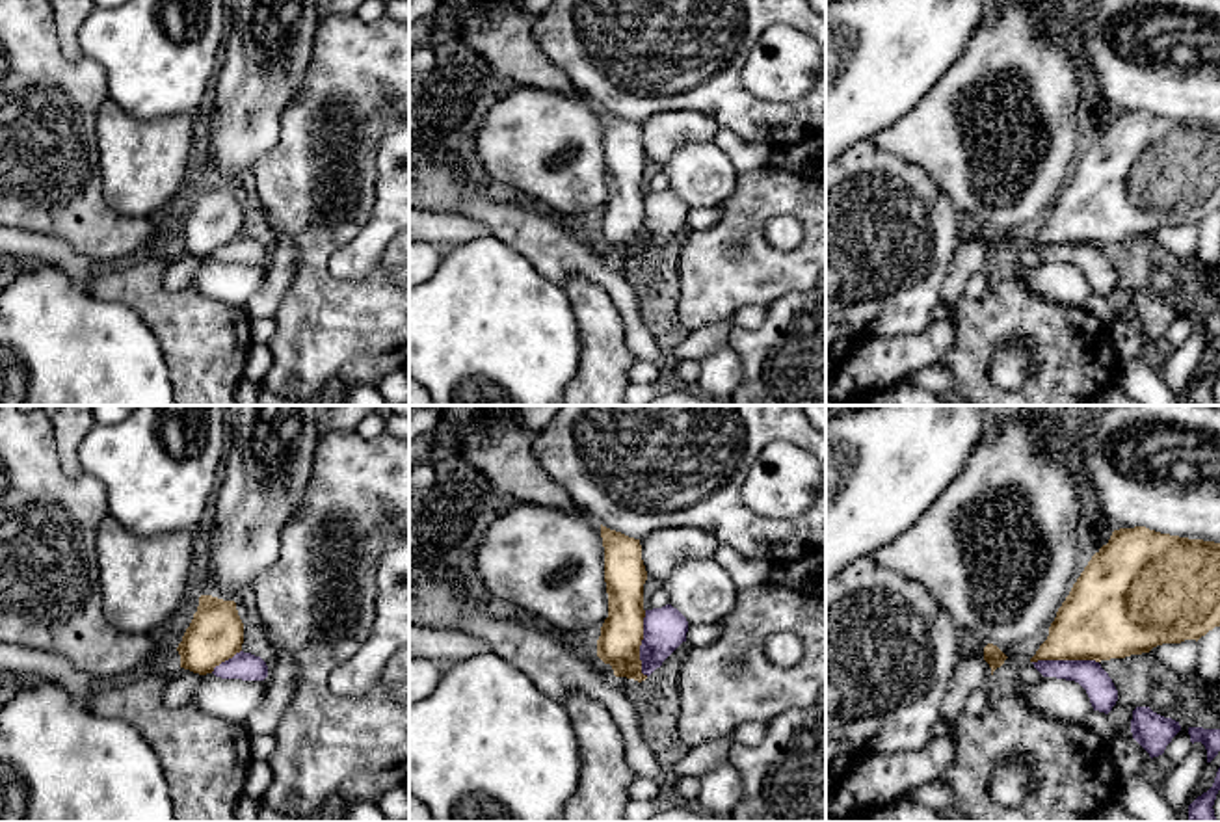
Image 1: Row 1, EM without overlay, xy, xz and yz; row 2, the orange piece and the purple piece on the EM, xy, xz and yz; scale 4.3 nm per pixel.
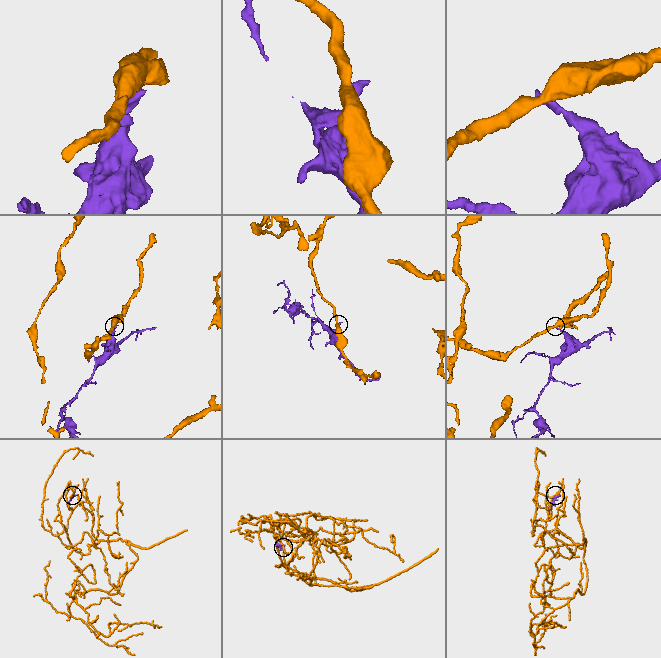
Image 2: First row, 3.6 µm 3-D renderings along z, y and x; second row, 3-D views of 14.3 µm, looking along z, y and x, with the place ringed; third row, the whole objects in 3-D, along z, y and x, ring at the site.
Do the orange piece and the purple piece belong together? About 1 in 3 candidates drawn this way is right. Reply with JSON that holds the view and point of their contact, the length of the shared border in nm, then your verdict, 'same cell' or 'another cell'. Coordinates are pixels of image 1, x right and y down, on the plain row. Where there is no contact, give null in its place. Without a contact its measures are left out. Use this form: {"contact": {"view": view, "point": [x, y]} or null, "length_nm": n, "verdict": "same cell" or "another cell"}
{"contact": {"view": "xz", "point": [640, 227]}, "length_nm": 280, "verdict": "another cell"}

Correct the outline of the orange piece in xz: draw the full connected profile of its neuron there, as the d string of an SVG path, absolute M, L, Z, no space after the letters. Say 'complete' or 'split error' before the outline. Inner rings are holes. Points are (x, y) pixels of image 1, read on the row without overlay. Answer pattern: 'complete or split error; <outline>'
complete; M601 108L604 130L604 166L608 201L597 223L597 240L610 247L616 260L645 264L640 229L643 223L643 167L647 154L642 143L640 123Z

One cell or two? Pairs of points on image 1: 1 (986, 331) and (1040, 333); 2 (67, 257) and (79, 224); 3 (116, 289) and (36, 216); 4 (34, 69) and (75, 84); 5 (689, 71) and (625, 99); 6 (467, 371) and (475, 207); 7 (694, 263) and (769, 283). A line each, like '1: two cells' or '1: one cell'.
1: one cell
2: two cells
3: two cells
4: one cell
5: one cell
6: two cells
7: one cell

